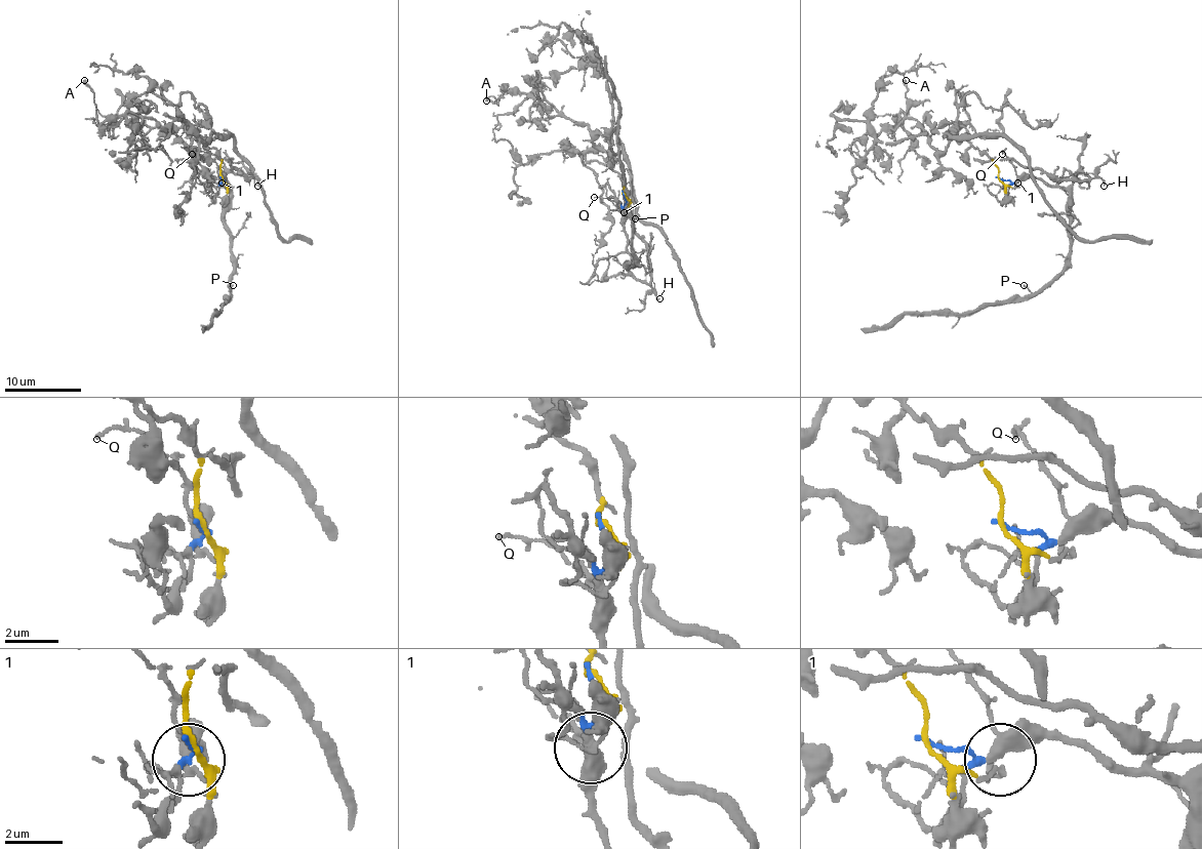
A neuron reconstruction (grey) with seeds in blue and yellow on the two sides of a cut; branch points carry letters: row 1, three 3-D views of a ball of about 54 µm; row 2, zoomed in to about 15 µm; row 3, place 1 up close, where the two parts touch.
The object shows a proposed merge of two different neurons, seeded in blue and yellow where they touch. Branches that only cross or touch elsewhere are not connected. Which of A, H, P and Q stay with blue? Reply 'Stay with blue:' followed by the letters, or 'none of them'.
Stay with blue: H, P, Q

